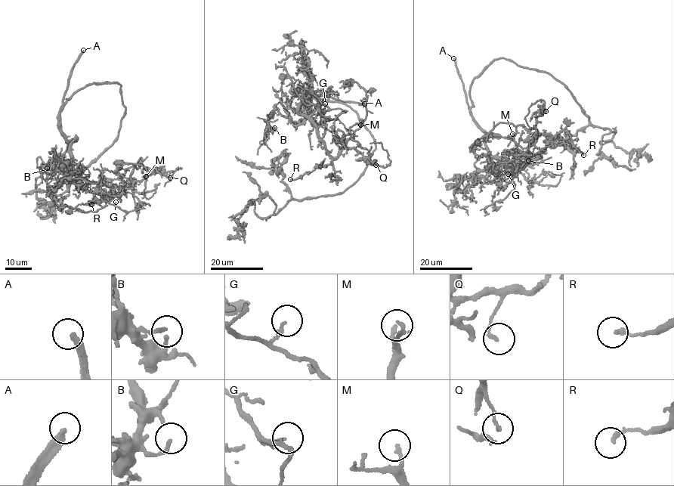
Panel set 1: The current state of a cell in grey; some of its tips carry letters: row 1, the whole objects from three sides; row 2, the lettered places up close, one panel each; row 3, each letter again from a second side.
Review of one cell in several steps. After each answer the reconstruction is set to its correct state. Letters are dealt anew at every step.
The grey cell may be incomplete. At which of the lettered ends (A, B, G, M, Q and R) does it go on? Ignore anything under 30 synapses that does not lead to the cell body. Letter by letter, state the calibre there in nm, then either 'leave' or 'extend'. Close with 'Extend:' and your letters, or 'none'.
A: 320 nm thick; extend
B: 160 nm thick; leave
G: 180 nm thick; leave
M: 180 nm thick; leave
Q: 130 nm thick; leave
R: 190 nm thick; leave
Extend: A

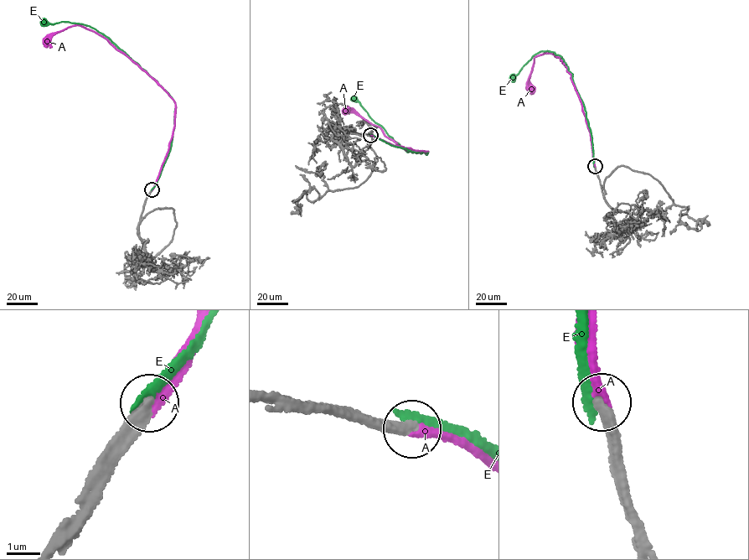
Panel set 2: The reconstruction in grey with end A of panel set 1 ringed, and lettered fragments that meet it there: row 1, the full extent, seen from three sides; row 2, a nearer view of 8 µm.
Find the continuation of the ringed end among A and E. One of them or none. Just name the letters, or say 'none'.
A

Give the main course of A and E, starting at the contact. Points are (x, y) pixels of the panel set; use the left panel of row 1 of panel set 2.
A: (152, 189), (171, 138), (175, 102), (140, 67), (93, 31), (77, 25), (62, 30), (46, 41)
E: (152, 189), (170, 150), (174, 101), (157, 81), (101, 33), (83, 23), (43, 22)

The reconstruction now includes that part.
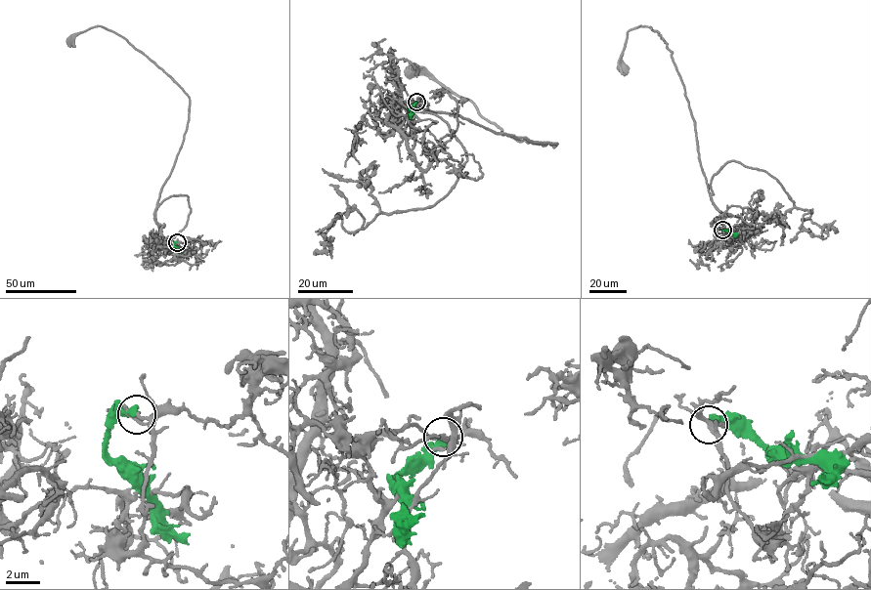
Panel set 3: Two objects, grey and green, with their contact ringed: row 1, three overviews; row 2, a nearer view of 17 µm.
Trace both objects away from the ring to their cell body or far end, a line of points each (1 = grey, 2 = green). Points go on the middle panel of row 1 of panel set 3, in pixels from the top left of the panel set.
1: (416, 102), (391, 112), (405, 108), (402, 121), (412, 105), (557, 144), (501, 133), (413, 67)
2: (416, 102), (409, 109), (413, 115)

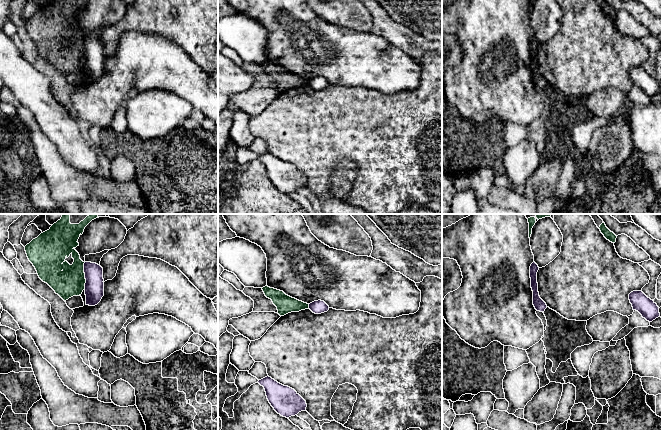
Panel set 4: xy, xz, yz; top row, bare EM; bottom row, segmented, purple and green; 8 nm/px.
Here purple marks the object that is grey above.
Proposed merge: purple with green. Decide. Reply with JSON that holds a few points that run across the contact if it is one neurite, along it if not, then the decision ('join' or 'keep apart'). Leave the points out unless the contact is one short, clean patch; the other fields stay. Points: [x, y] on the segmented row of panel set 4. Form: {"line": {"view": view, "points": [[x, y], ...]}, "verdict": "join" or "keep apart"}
{"line": {"view": "xy", "points": [[85, 262], [84, 288]]}, "verdict": "keep apart"}

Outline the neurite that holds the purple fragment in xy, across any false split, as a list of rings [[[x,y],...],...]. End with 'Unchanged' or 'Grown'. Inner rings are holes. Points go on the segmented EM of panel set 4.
[[[91,262],[84,263],[86,305],[97,305],[104,296],[103,268]]]. Unchanged

